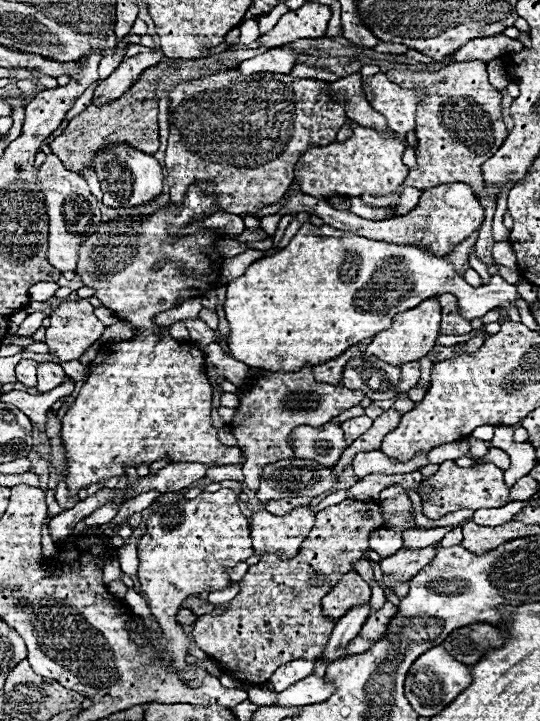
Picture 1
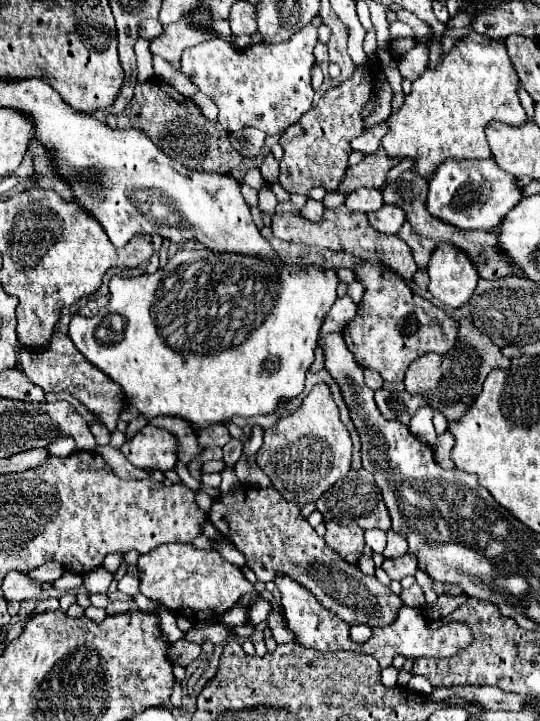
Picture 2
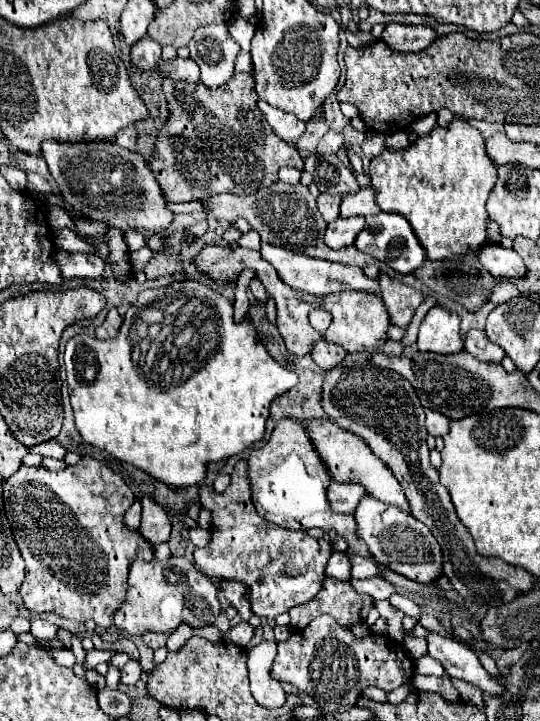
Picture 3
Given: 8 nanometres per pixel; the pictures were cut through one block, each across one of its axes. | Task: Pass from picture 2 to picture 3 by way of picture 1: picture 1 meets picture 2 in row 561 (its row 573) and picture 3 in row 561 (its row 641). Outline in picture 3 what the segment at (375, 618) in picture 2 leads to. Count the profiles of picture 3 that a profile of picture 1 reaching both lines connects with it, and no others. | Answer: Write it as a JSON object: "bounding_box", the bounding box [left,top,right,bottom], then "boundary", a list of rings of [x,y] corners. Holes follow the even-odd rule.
{"bounding_box":[194,460,332,618],"boundary":[[[238,460],[232,470],[232,482],[224,492],[216,492],[210,486],[200,486],[200,504],[202,508],[212,512],[212,540],[204,548],[194,550],[194,566],[204,572],[210,578],[218,580],[236,580],[248,588],[248,600],[250,610],[256,616],[264,618],[276,618],[282,612],[288,612],[294,606],[300,606],[304,602],[310,602],[326,578],[324,570],[328,564],[328,556],[332,556],[332,542],[324,538],[312,538],[306,532],[292,532],[284,530],[264,518],[256,512],[252,498],[250,498],[250,480],[248,480],[248,462]]]}

